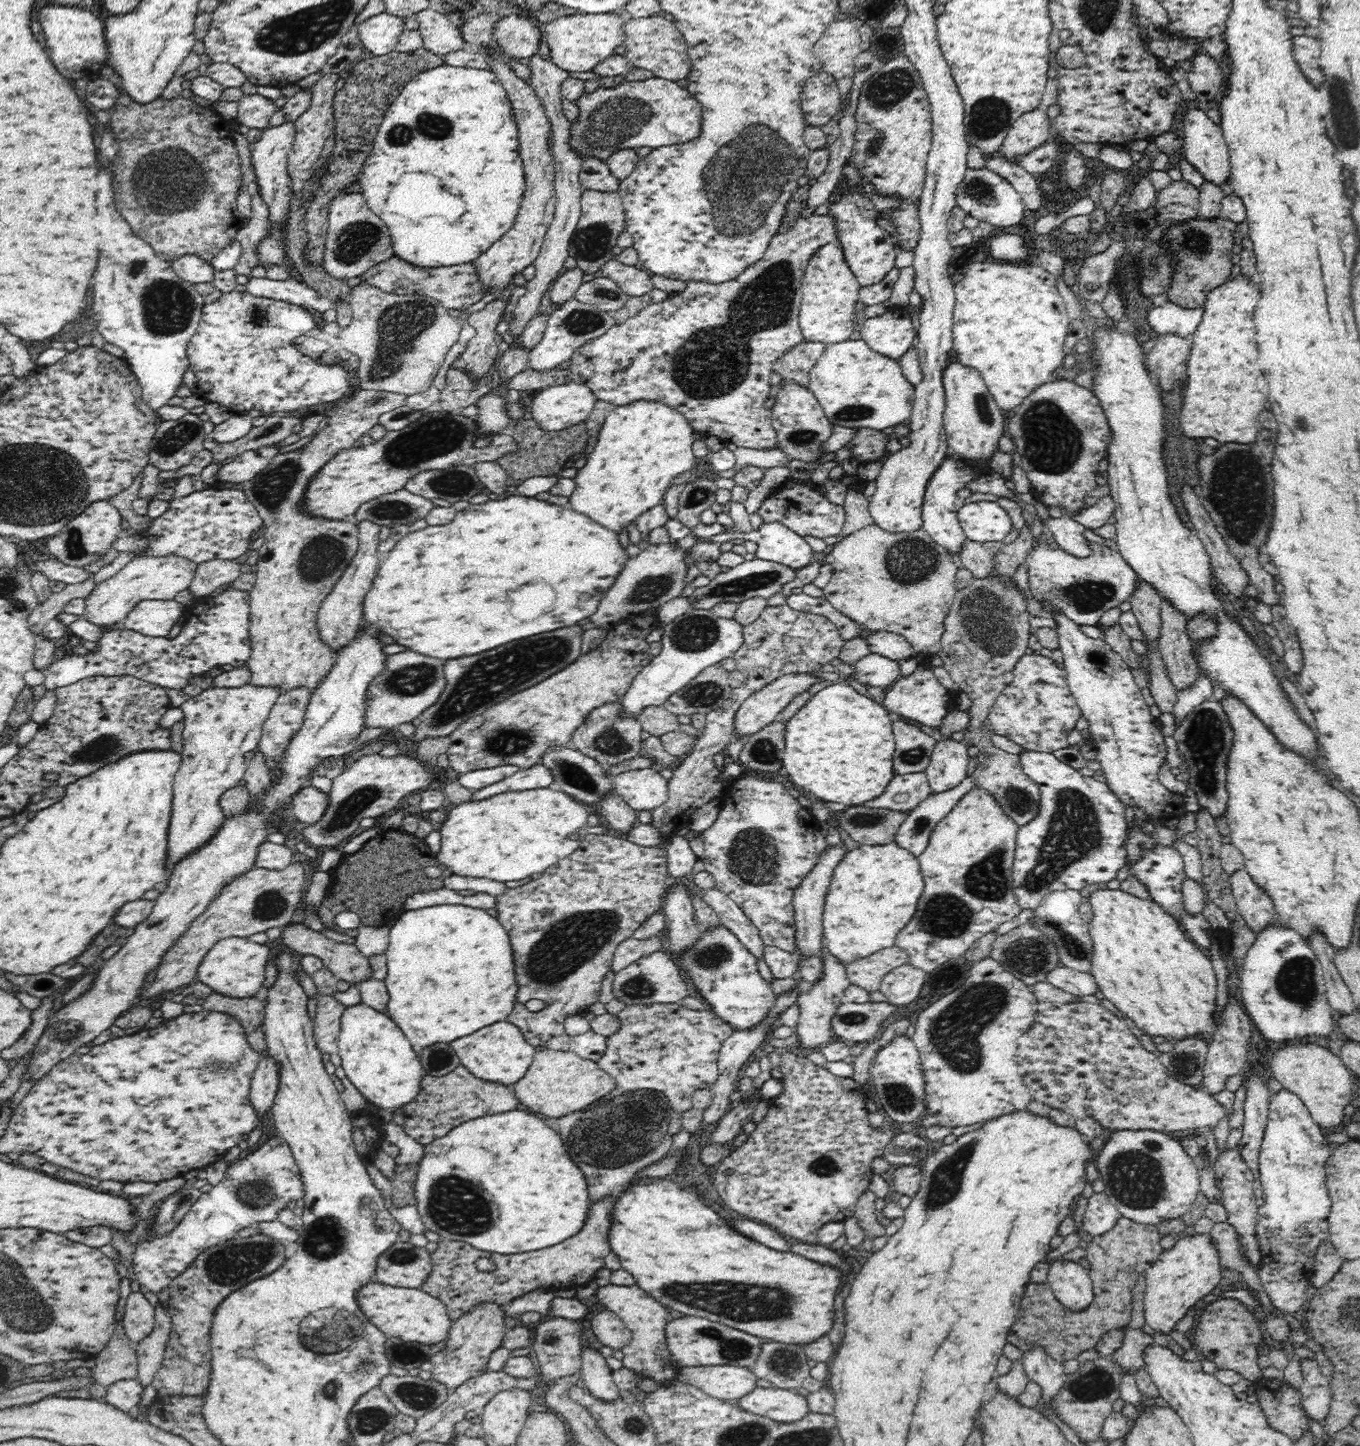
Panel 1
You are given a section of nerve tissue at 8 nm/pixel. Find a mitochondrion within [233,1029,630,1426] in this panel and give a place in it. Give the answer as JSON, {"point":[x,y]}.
{"point":[456,1205]}

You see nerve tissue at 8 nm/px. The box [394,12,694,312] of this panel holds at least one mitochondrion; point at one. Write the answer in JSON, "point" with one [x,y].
{"point":[596,133]}

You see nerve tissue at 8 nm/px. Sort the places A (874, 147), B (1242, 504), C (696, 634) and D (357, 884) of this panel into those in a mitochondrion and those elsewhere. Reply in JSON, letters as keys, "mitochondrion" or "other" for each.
{"A":"mitochondrion","B":"mitochondrion","C":"mitochondrion","D":"mitochondrion"}

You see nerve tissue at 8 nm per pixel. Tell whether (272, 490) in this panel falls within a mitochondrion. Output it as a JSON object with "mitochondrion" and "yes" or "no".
{"mitochondrion":"yes"}

